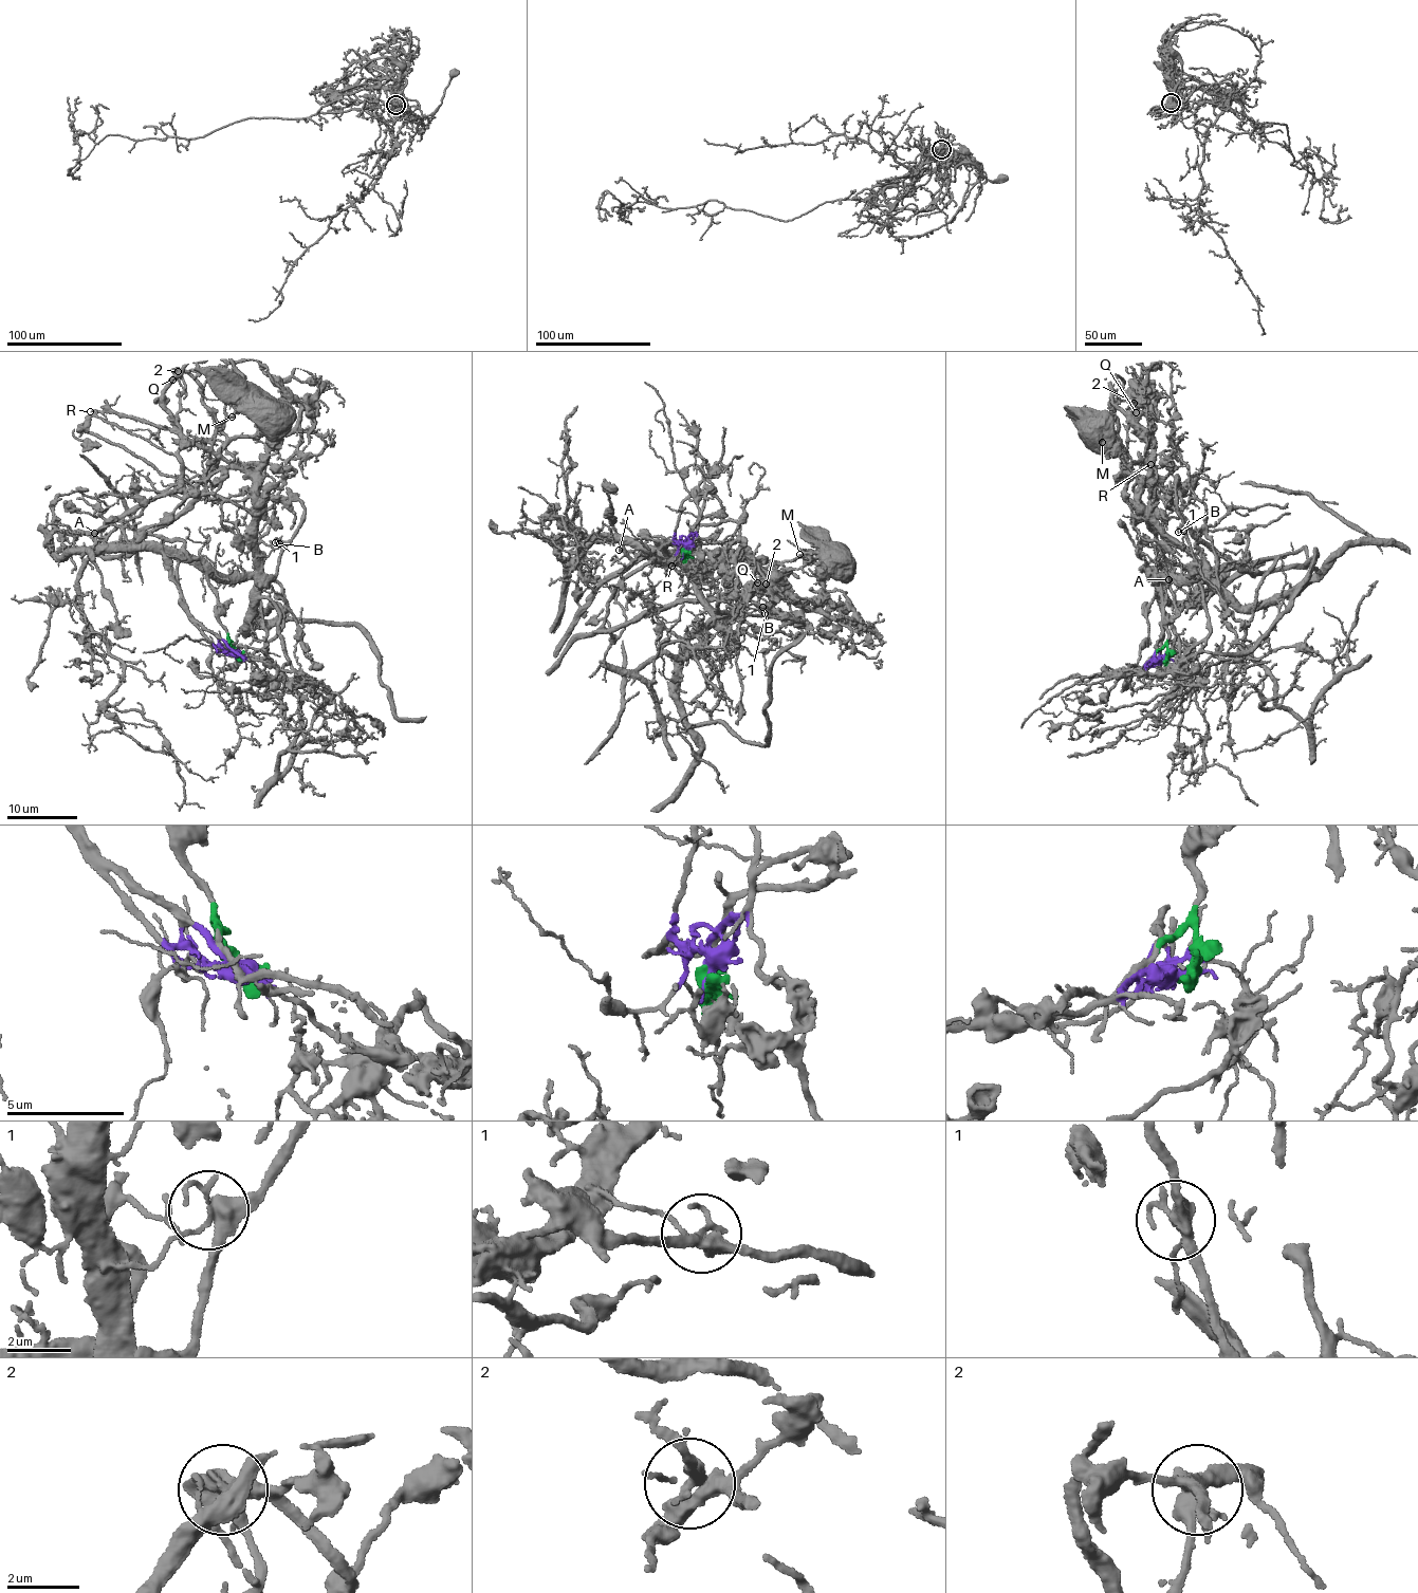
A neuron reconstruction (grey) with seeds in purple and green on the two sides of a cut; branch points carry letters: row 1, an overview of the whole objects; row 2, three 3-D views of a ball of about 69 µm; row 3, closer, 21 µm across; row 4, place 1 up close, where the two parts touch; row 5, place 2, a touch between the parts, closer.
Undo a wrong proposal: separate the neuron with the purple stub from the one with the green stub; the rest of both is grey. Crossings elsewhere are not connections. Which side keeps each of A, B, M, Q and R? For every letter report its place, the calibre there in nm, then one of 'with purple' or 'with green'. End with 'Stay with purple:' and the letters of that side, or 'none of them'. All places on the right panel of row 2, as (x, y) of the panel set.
A: (1168, 579) | 200 nm | with purple
B: (1178, 532) | 130 nm | with purple
M: (1102, 442) | 140 nm | with purple
Q: (1136, 412) | 110 nm | with purple
R: (1151, 464) | 170 nm | with purple
Stay with purple: A, B, M, Q, R

